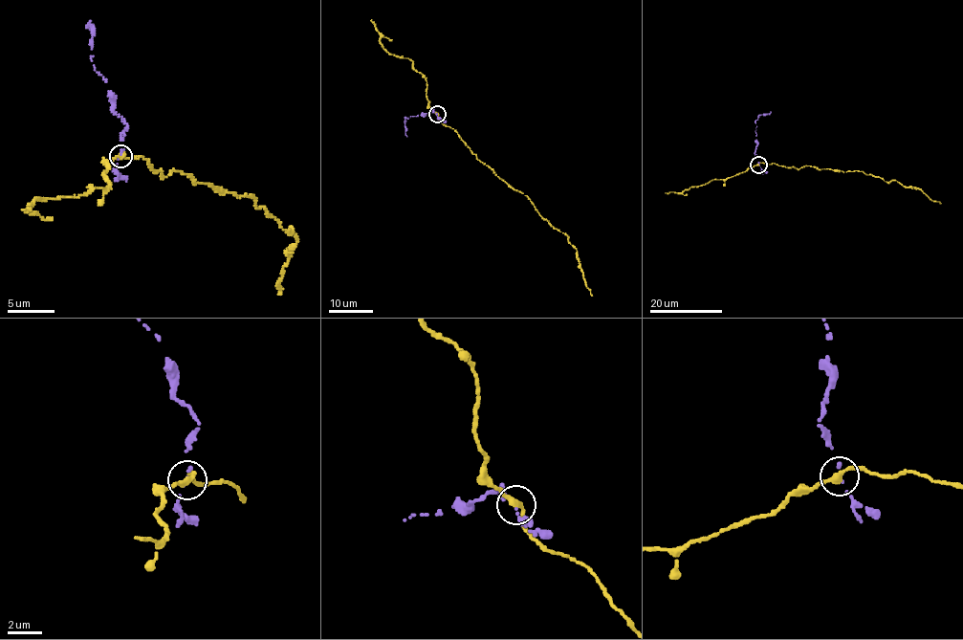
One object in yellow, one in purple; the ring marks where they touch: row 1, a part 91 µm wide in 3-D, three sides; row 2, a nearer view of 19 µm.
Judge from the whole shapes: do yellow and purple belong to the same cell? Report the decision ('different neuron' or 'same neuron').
different neuron

